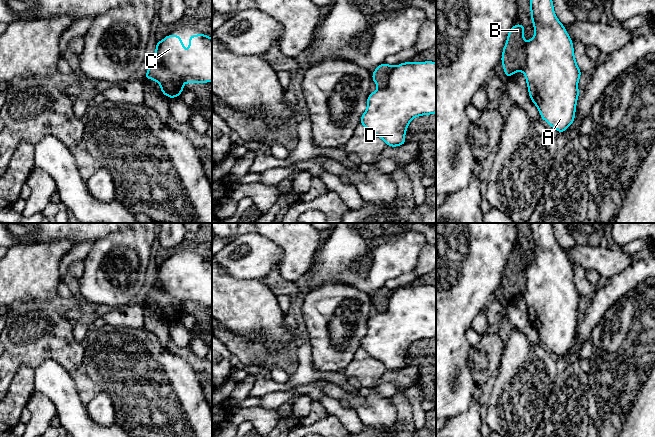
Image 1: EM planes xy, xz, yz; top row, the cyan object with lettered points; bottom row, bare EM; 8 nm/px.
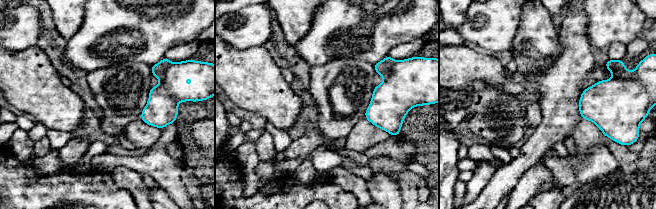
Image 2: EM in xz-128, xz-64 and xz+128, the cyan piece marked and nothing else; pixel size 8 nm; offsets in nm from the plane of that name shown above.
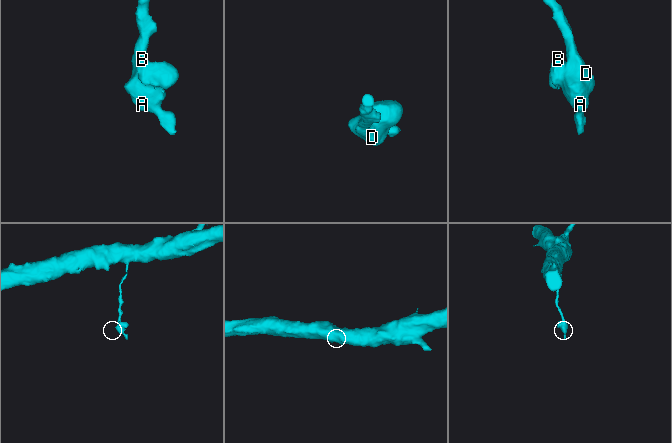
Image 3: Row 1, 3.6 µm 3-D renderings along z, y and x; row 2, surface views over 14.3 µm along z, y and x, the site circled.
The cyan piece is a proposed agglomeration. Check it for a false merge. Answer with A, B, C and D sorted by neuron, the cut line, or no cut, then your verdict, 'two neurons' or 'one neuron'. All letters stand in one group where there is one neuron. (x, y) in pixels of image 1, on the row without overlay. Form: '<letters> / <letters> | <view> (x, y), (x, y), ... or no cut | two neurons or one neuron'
A C D / B | xz (395, 290), (390, 297), (388, 308), (378, 313) | two neurons

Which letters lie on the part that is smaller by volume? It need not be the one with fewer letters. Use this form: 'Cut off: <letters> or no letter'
Cut off: B

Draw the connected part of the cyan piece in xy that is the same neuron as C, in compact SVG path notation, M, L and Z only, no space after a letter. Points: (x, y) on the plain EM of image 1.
M200 257L189 260L189 274L184 274L184 268L179 259L167 259L156 267L155 280L151 285L145 303L156 305L162 318L169 322L180 320L184 315L185 302L196 302L202 307L212 306L212 262Z

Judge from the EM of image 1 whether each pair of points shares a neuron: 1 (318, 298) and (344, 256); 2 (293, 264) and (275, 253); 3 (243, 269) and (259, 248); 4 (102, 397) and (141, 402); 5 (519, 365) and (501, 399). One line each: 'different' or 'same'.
1: different
2: different
3: same
4: different
5: same

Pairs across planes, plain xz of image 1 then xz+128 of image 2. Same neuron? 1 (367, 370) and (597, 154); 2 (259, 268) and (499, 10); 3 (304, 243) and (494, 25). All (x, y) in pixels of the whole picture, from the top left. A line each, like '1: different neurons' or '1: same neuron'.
1: different neurons
2: same neuron
3: different neurons

